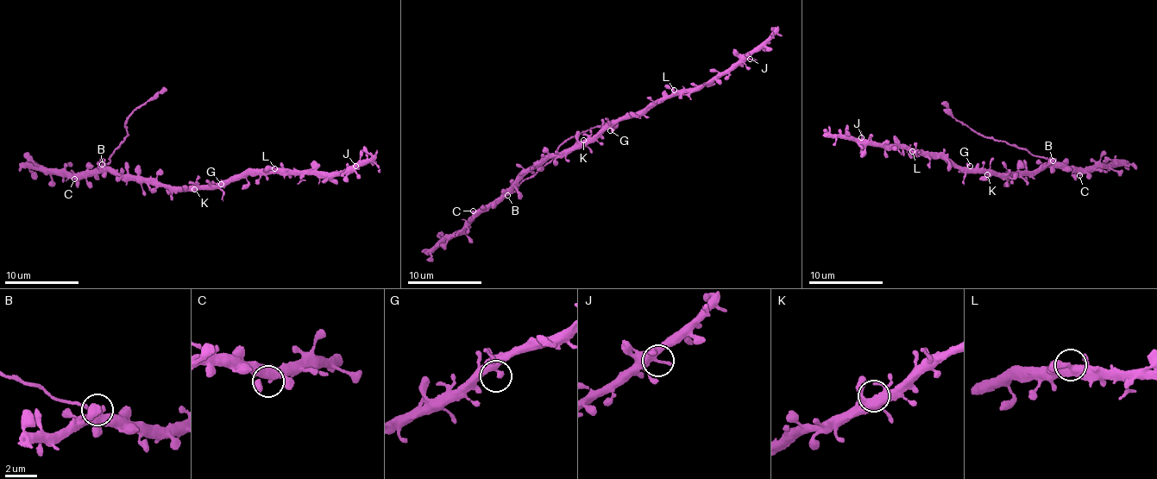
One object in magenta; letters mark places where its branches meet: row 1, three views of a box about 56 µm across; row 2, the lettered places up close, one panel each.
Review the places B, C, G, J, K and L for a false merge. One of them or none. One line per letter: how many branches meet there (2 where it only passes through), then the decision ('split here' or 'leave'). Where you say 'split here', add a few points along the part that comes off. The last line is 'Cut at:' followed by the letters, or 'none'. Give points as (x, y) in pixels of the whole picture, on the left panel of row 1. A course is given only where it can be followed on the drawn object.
B: branches 4; split here; course (103, 165), (109, 163), (124, 141), (128, 116), (139, 106), (155, 99), (166, 87)
C: branches 4; leave
G: branches 2; leave
J: branches 4; leave
K: branches 5; leave
L: branches 3; leave
Cut at: B

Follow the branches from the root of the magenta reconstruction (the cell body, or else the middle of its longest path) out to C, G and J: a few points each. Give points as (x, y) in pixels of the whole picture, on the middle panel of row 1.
C: (587, 142), (571, 146), (534, 162), (525, 170), (518, 173), (510, 189), (505, 190), (499, 198), (473, 211)
G: (587, 142), (601, 135), (605, 129), (610, 130)
J: (587, 142), (616, 122), (639, 116), (648, 105), (666, 97), (702, 88), (741, 59), (750, 59)

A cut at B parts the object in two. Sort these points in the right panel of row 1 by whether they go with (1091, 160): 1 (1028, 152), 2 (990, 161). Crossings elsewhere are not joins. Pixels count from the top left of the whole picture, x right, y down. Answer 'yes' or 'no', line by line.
1: no
2: yes

